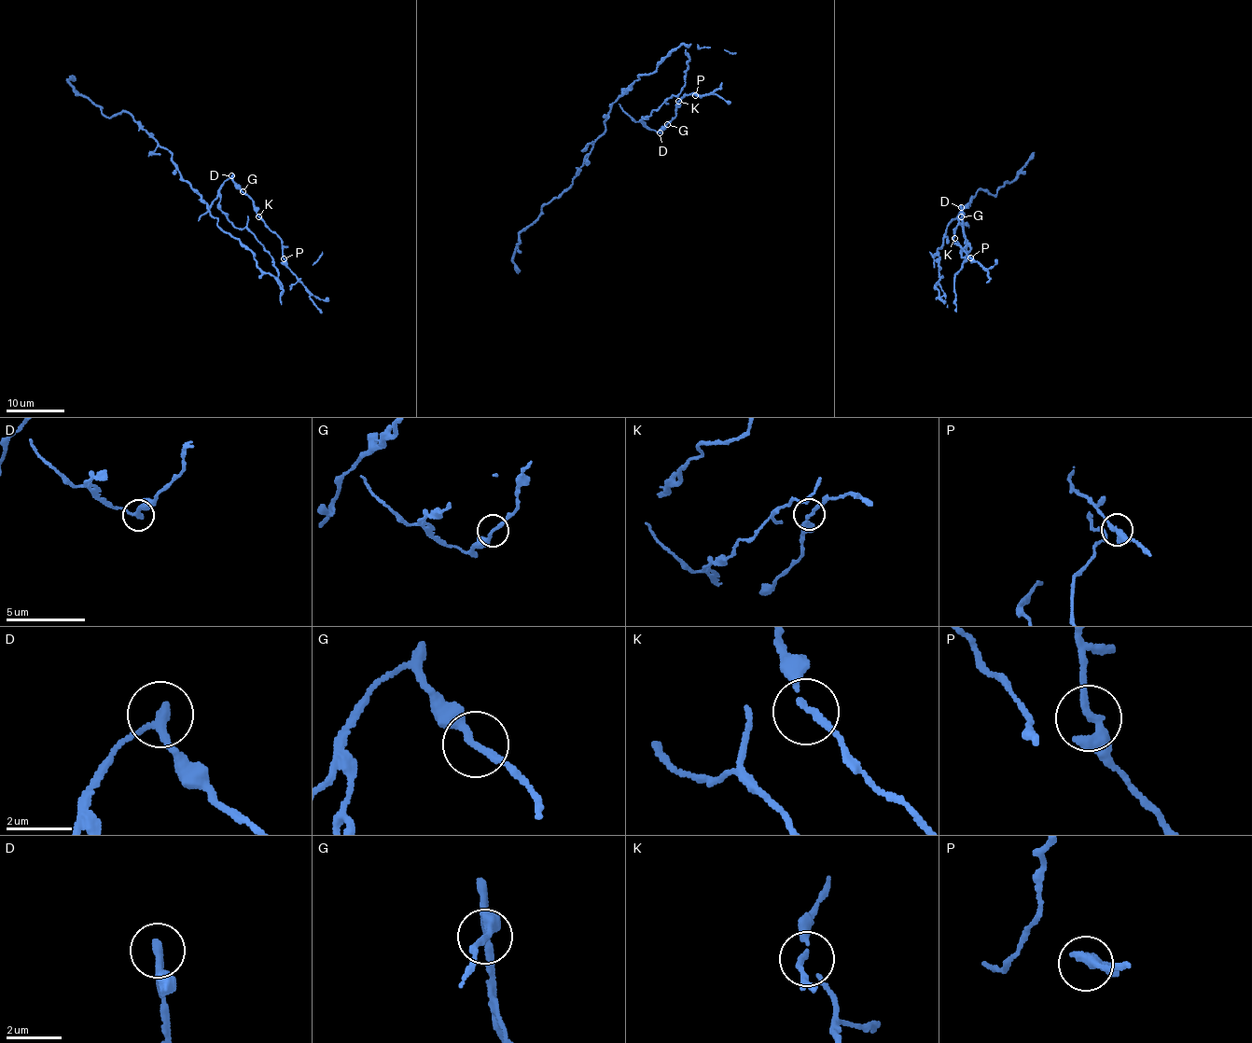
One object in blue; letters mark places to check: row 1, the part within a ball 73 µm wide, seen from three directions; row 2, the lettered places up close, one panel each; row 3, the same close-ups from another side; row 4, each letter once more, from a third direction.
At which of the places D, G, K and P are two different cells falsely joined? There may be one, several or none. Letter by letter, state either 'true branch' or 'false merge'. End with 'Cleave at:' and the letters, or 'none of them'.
D: false merge
G: true branch
K: true branch
P: true branch
Cleave at: D

